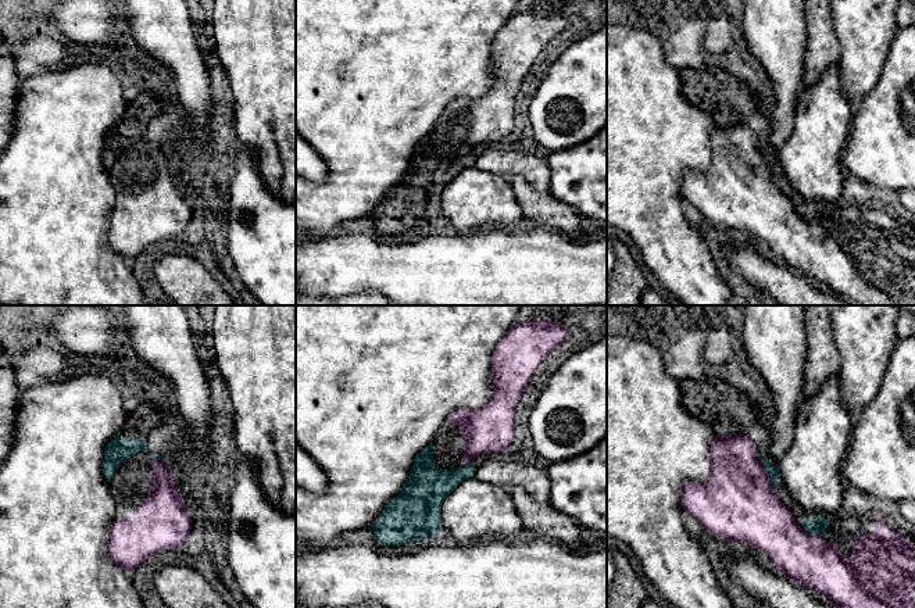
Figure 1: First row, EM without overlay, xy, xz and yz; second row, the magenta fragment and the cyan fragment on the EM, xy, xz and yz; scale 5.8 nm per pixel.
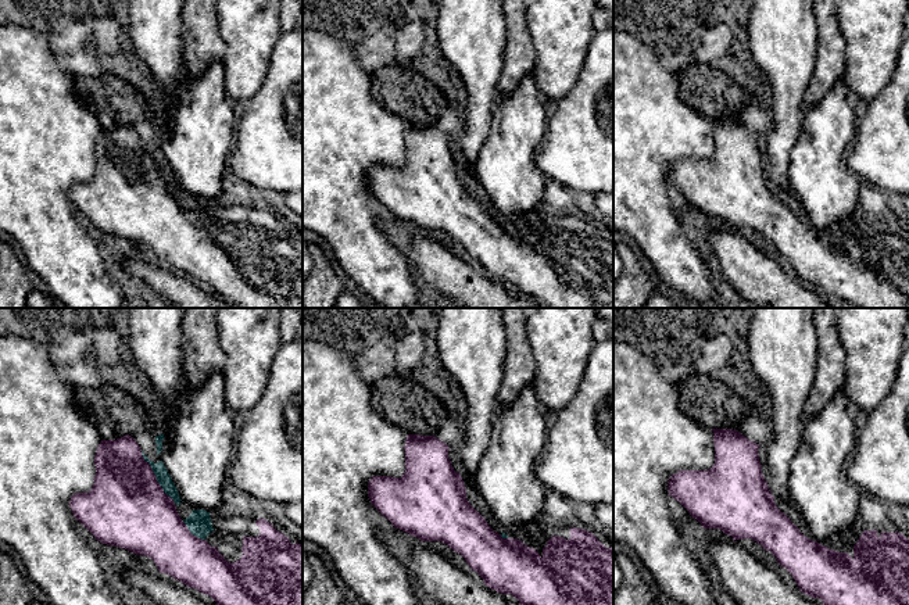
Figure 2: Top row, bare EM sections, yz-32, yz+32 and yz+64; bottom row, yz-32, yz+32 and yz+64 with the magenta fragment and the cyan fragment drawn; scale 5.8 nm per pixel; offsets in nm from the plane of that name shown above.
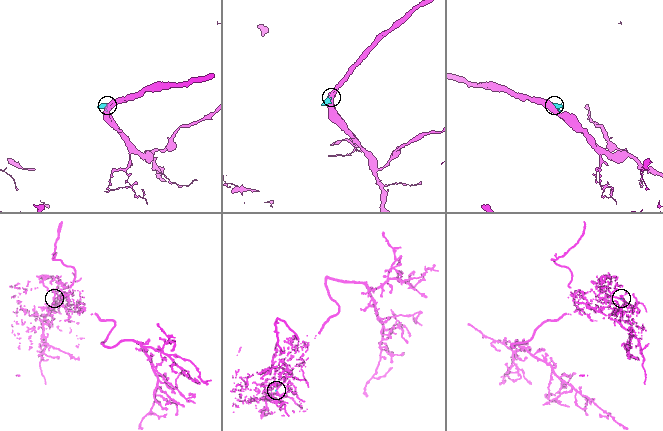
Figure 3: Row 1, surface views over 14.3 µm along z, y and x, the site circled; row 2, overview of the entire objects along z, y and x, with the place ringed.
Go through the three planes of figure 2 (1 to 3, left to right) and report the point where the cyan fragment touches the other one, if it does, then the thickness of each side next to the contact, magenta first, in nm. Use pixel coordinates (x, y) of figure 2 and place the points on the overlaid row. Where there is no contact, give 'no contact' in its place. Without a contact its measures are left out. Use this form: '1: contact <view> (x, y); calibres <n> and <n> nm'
1: contact yz-32 (154, 476); calibres 460 and 80 nm
2: contact yz+32 (504, 539); calibres 320 and 30 nm
3: no contact

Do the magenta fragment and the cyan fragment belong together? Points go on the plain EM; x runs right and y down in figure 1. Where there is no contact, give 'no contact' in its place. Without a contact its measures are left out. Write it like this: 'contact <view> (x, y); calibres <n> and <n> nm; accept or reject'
contact yz (767, 163); calibres 440 and 80 nm; reject

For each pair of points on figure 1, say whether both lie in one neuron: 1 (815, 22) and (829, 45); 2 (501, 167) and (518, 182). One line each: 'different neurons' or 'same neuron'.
1: same neuron
2: different neurons

